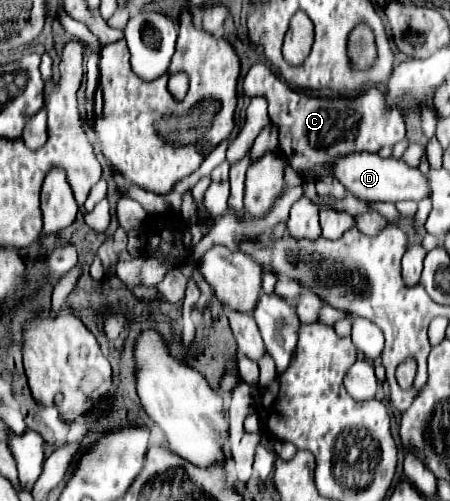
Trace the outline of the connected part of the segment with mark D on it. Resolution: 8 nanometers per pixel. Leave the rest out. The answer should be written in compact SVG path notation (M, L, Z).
M349 152L335 158L335 162L331 162L331 176L339 180L347 188L347 192L351 192L357 200L367 202L419 202L423 196L429 194L429 180L417 168L407 166L403 160L381 158L379 154L371 152Z

